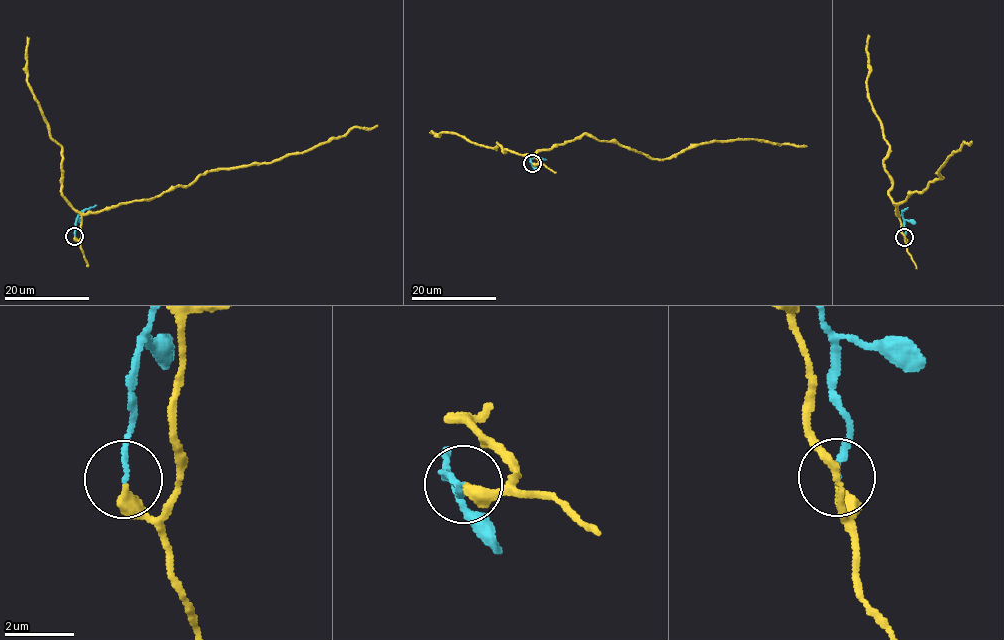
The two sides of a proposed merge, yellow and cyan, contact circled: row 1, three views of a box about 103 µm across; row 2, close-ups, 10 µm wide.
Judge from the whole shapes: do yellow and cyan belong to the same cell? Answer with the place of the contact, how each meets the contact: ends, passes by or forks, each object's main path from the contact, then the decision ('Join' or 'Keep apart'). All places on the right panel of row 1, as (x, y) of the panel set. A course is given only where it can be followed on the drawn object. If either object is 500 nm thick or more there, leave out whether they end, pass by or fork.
Place: (904, 237). At the ring yellow ends. At the ring cyan ends. Course of yellow: (904, 237), (894, 203), (943, 178), (939, 175), (941, 166), (964, 142), (971, 141). Course of cyan: (904, 237), (902, 212), (907, 207). Keep apart

